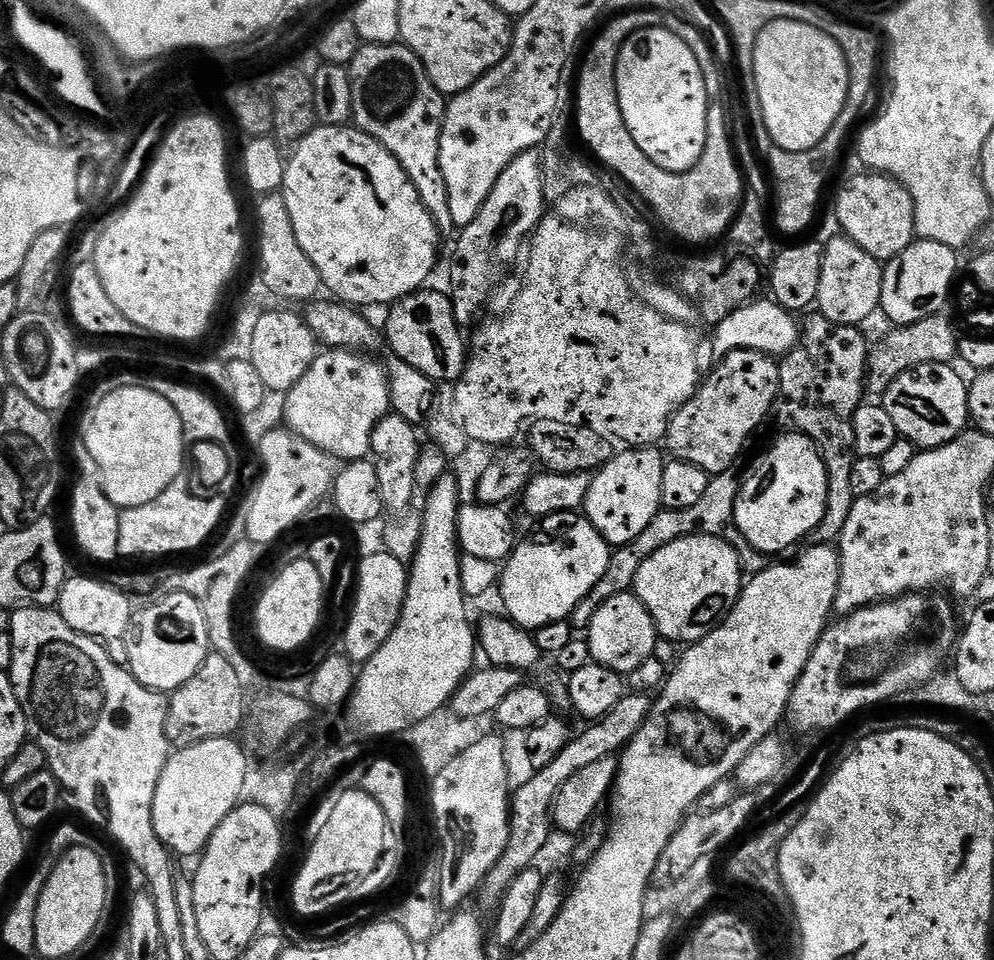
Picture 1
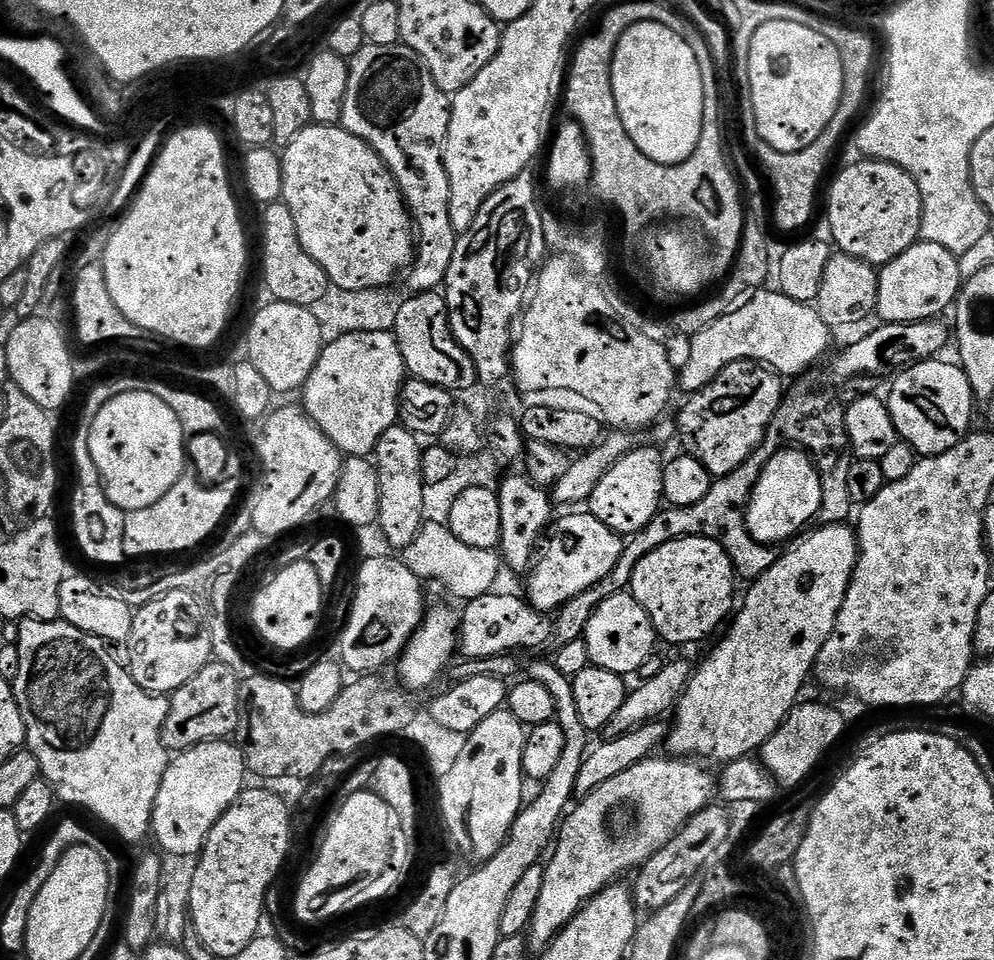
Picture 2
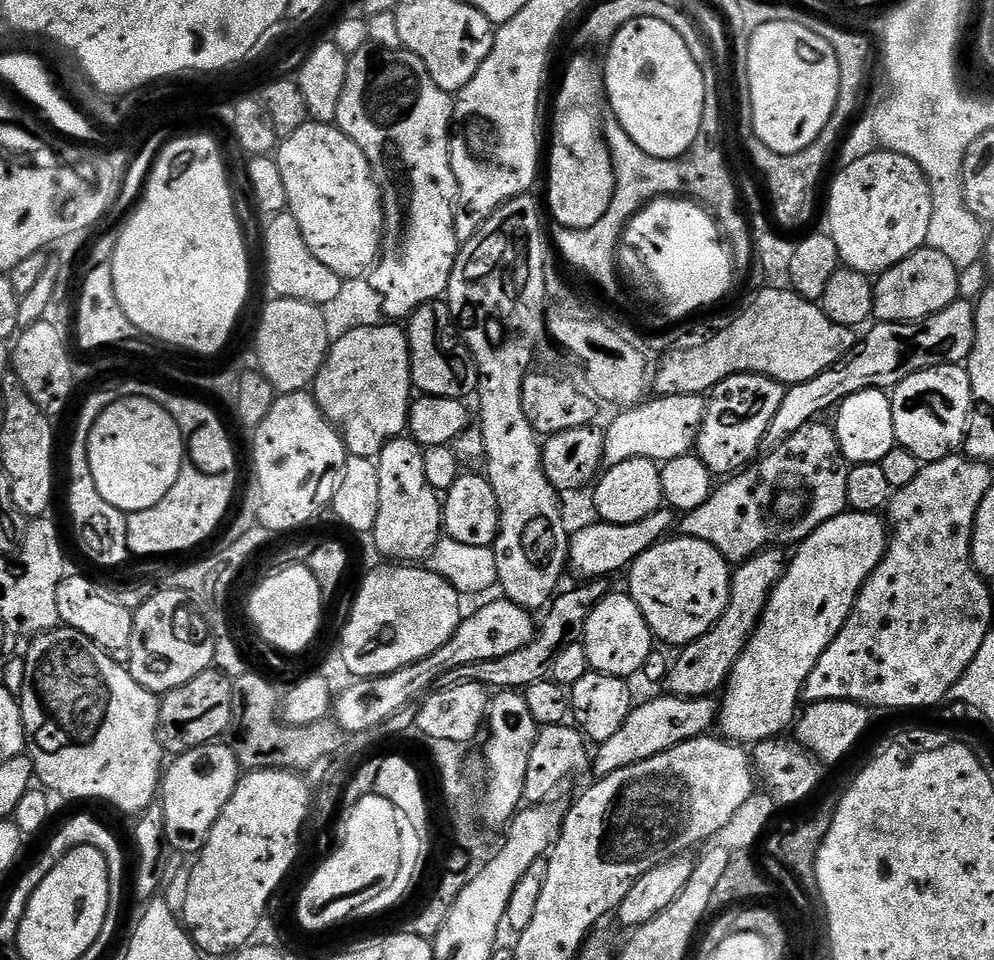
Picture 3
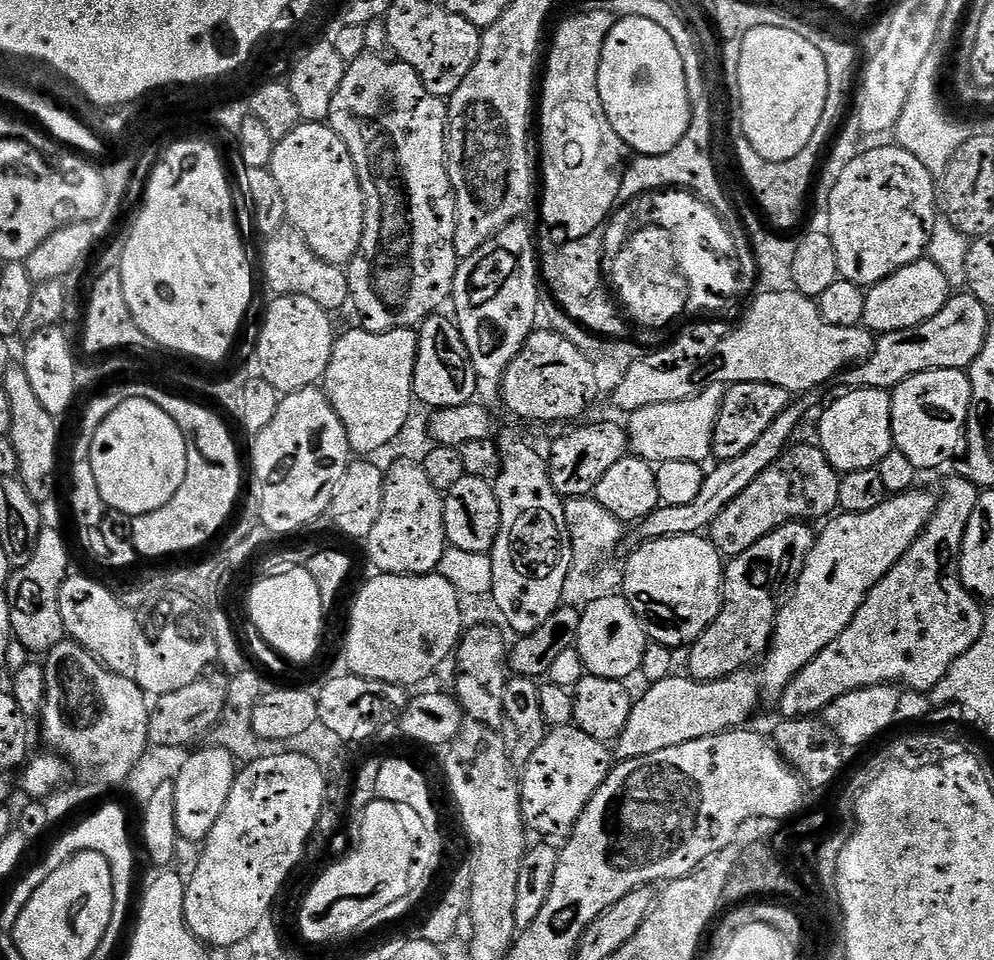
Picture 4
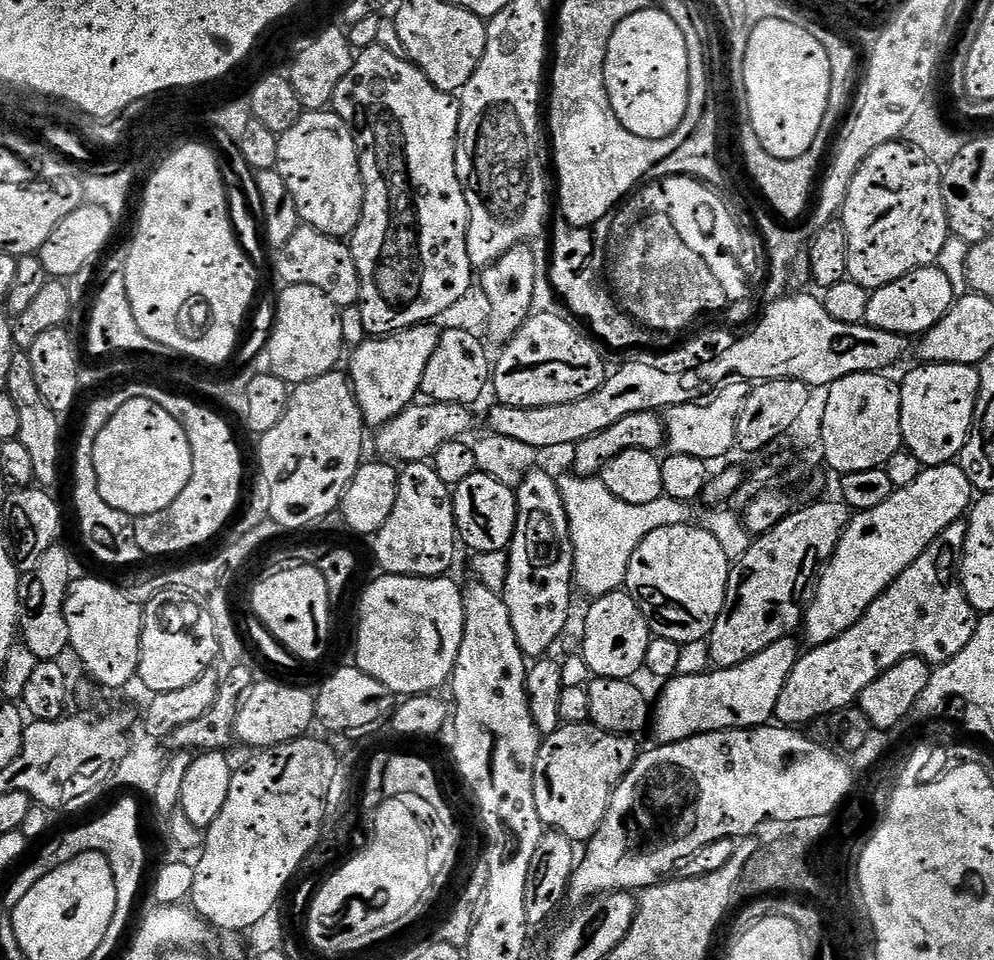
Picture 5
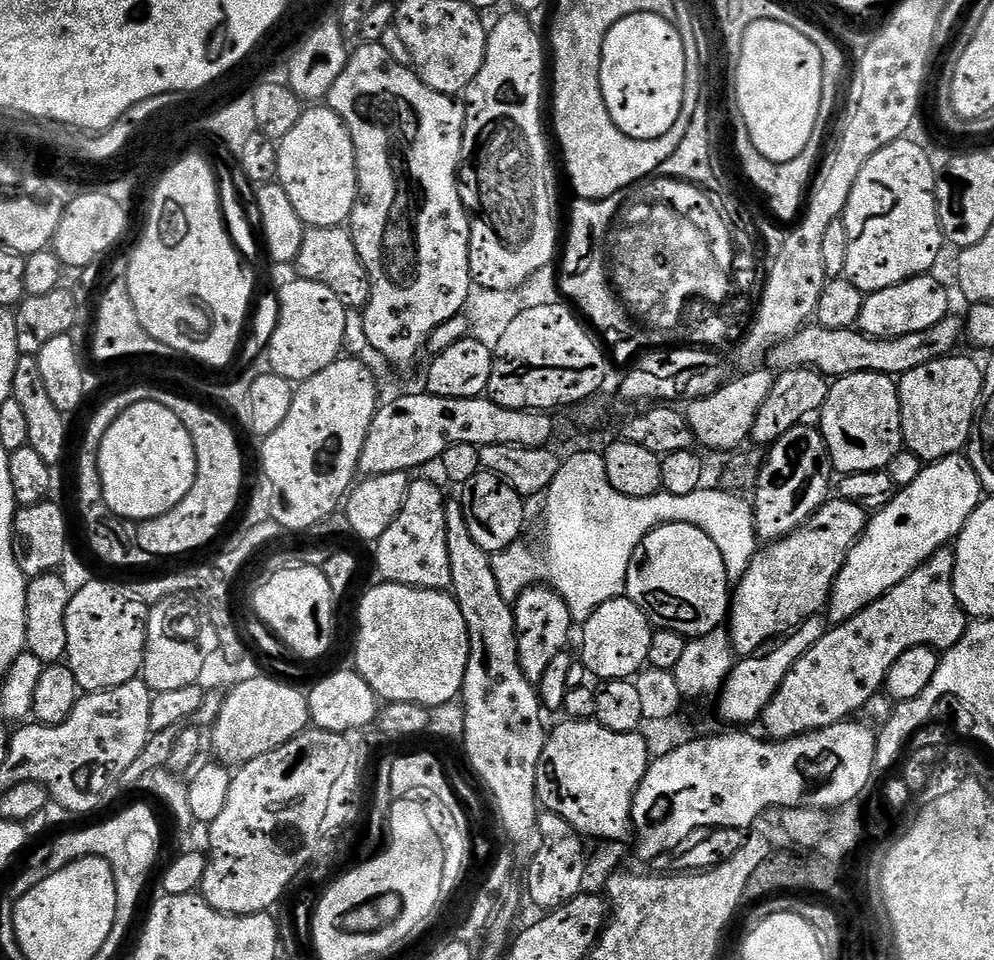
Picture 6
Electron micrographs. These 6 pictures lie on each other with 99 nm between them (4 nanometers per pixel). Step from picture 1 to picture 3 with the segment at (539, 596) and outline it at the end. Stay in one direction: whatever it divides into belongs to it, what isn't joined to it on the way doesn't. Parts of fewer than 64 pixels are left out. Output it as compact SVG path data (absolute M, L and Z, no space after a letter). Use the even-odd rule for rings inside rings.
M664 506L659 512L642 518L642 522L630 522L629 524L606 524L595 522L585 528L573 531L568 546L568 562L571 571L576 571L584 578L596 578L592 576L612 576L615 572L623 573L638 559L648 548L653 548L661 540L673 531L678 516L673 509Z

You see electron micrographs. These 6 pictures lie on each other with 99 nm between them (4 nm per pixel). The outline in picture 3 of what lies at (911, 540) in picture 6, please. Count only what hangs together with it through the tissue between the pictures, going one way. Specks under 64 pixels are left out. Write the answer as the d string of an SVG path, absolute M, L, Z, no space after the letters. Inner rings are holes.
M843 512L838 518L830 518L810 538L795 549L787 561L784 574L772 588L758 626L752 632L748 645L742 650L732 667L726 687L718 704L718 728L727 739L741 745L753 746L760 740L779 737L783 728L793 723L798 716L796 703L801 703L804 683L810 678L810 670L822 658L822 654L834 642L842 630L846 618L852 612L856 596L862 590L866 578L882 562L888 551L890 528L883 515L875 512Z

